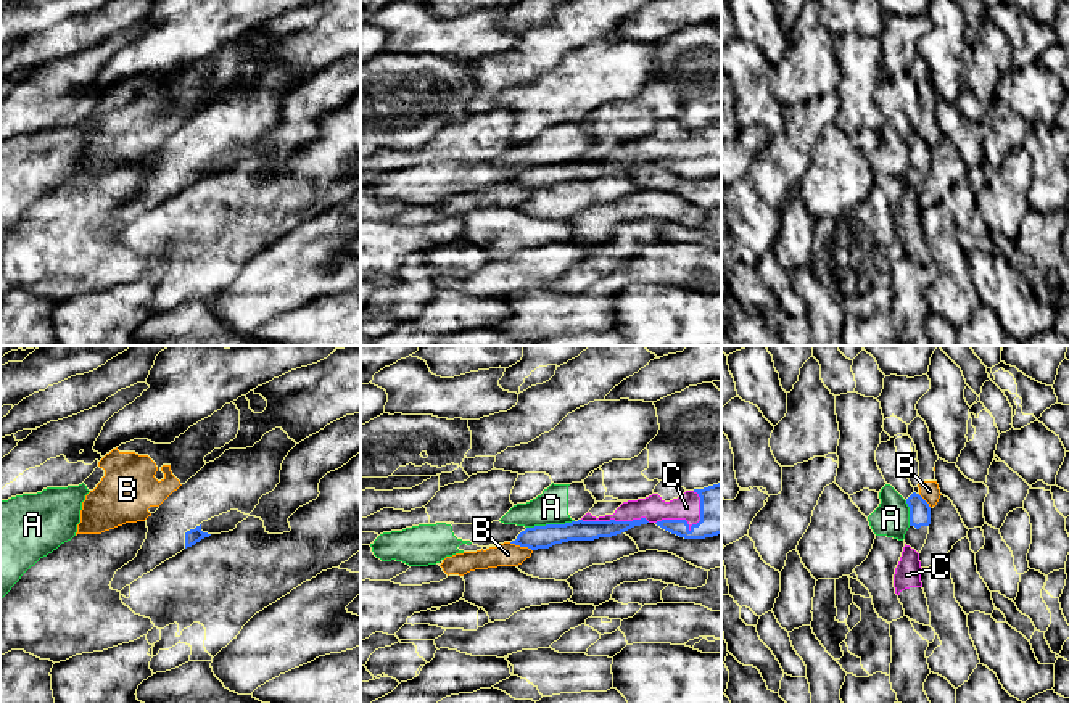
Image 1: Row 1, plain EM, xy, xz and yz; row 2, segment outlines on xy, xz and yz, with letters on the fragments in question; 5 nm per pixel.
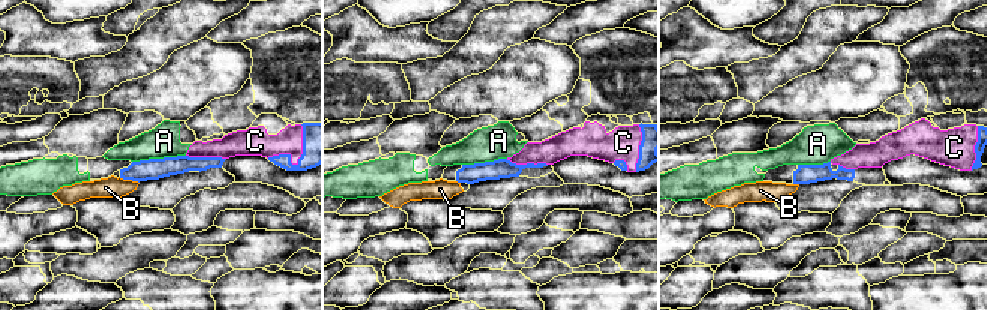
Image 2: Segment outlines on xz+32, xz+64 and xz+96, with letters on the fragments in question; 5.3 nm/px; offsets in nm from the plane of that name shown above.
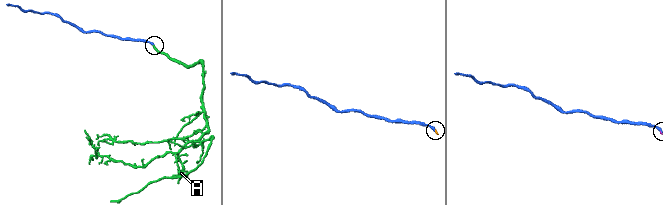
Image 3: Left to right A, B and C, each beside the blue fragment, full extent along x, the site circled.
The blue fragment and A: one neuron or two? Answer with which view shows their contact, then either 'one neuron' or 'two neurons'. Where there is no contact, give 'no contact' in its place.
meets blue in xz; two neurons

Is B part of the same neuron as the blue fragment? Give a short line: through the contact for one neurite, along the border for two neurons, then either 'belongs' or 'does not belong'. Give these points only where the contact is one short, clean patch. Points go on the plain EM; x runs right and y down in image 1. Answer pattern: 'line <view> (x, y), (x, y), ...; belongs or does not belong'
line xz (509, 182), (527, 185), (532, 190); does not belong

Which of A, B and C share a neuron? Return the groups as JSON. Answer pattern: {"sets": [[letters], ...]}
{"sets": [["A"], ["B"], ["C"]]}

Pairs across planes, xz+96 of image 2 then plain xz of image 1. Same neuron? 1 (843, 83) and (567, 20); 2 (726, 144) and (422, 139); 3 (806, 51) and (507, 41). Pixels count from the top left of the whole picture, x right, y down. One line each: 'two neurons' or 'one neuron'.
1: two neurons
2: two neurons
3: two neurons

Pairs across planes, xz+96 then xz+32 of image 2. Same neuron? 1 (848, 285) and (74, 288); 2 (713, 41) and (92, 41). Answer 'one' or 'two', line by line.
1: two
2: one

